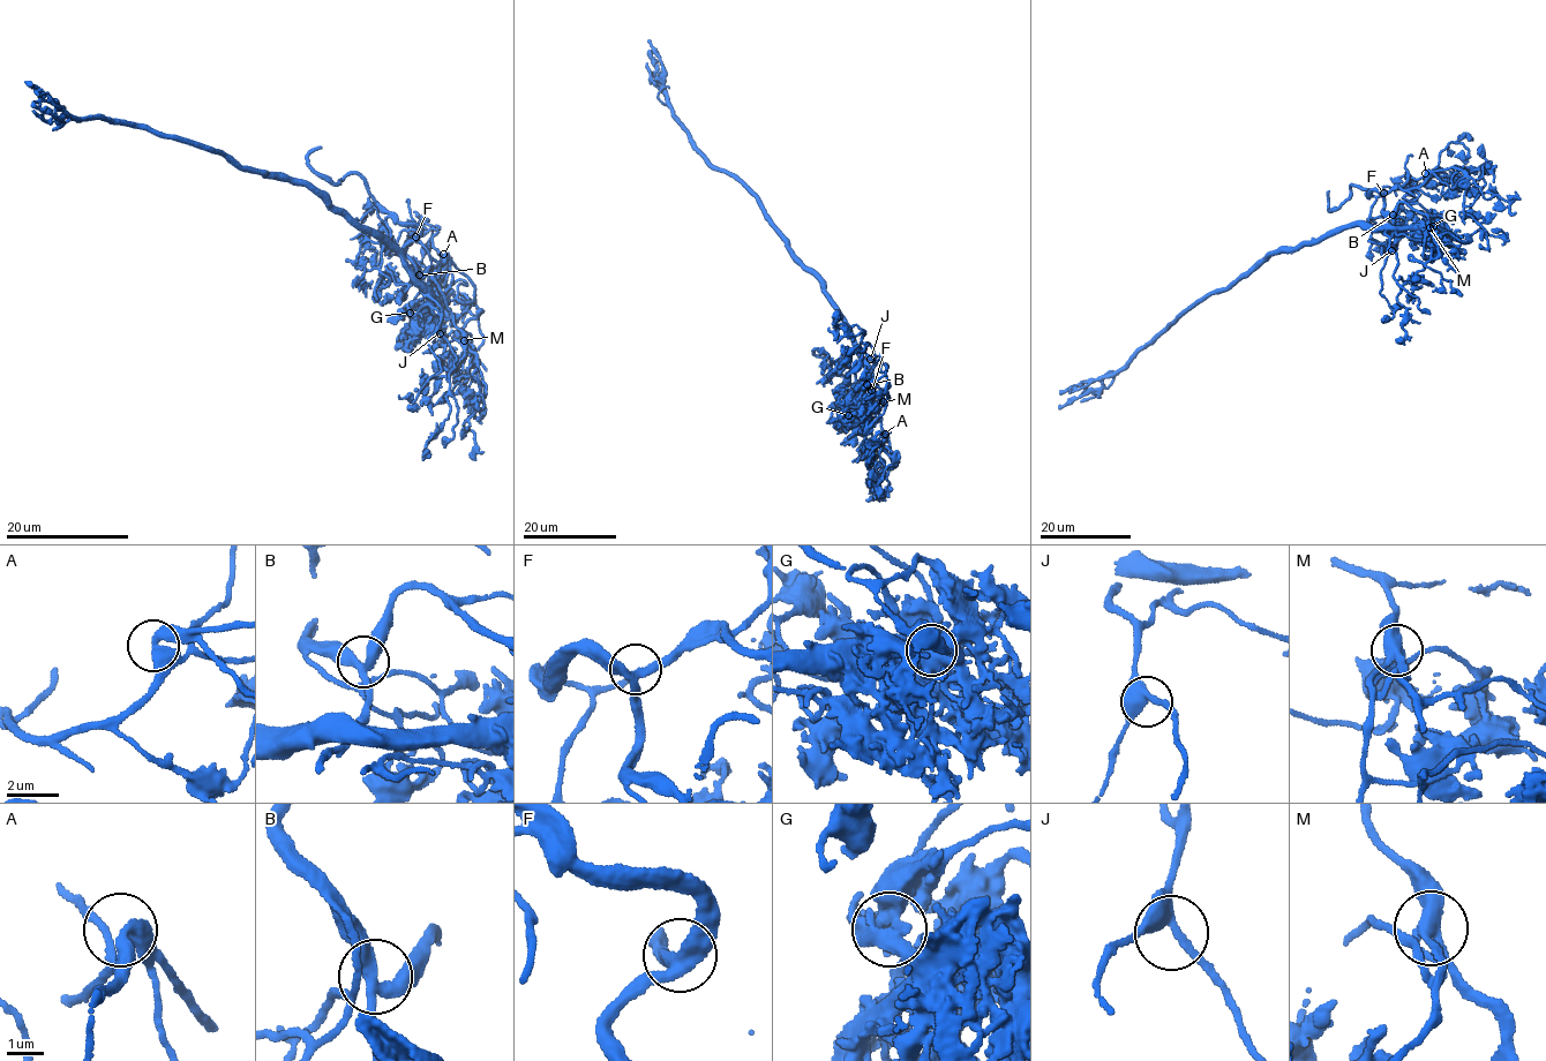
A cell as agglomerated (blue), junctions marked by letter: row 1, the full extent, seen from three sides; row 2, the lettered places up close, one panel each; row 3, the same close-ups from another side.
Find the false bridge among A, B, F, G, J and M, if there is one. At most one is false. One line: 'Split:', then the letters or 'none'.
Split: G

